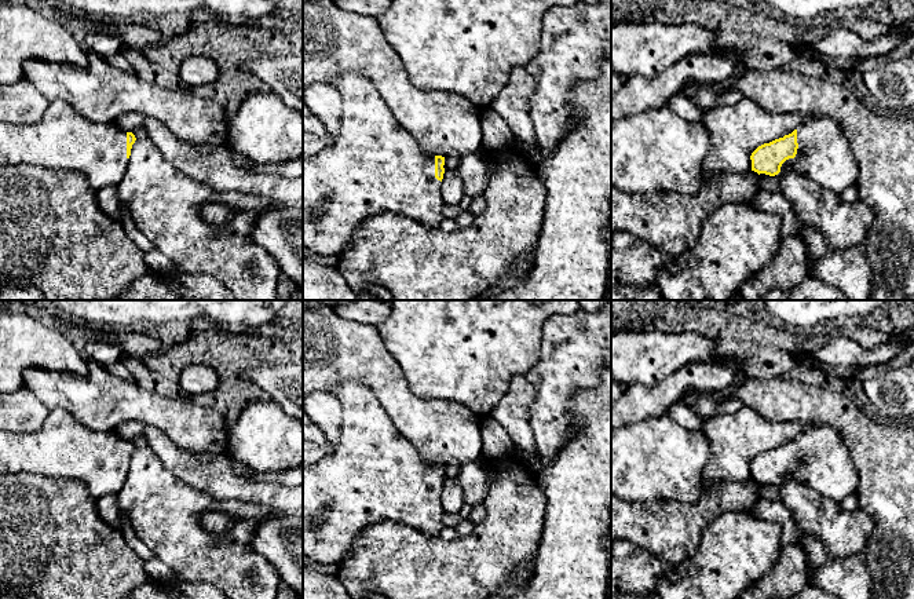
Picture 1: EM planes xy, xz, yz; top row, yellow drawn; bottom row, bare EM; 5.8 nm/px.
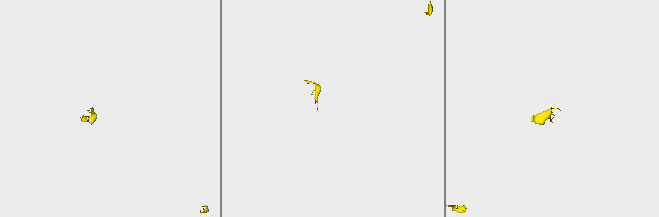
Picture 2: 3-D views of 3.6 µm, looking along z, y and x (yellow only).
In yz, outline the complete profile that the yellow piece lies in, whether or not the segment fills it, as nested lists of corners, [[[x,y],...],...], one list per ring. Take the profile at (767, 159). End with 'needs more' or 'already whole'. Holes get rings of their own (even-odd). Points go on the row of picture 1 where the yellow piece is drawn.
[[[812,114],[791,134],[758,146],[750,156],[752,171],[758,175],[779,178],[783,168],[790,165],[796,172],[812,179],[819,186],[841,194],[858,185],[859,162],[853,150],[836,120],[825,114]]] | needs more

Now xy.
[[[56,99],[36,124],[0,121],[0,165],[77,171],[96,191],[124,179],[135,140],[116,123],[89,121]]] | needs more

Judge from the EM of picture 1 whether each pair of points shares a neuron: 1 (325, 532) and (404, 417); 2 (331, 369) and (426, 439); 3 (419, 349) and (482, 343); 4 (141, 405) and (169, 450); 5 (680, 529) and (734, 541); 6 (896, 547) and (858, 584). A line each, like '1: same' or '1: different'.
1: different
2: same
3: same
4: different
5: different
6: different

